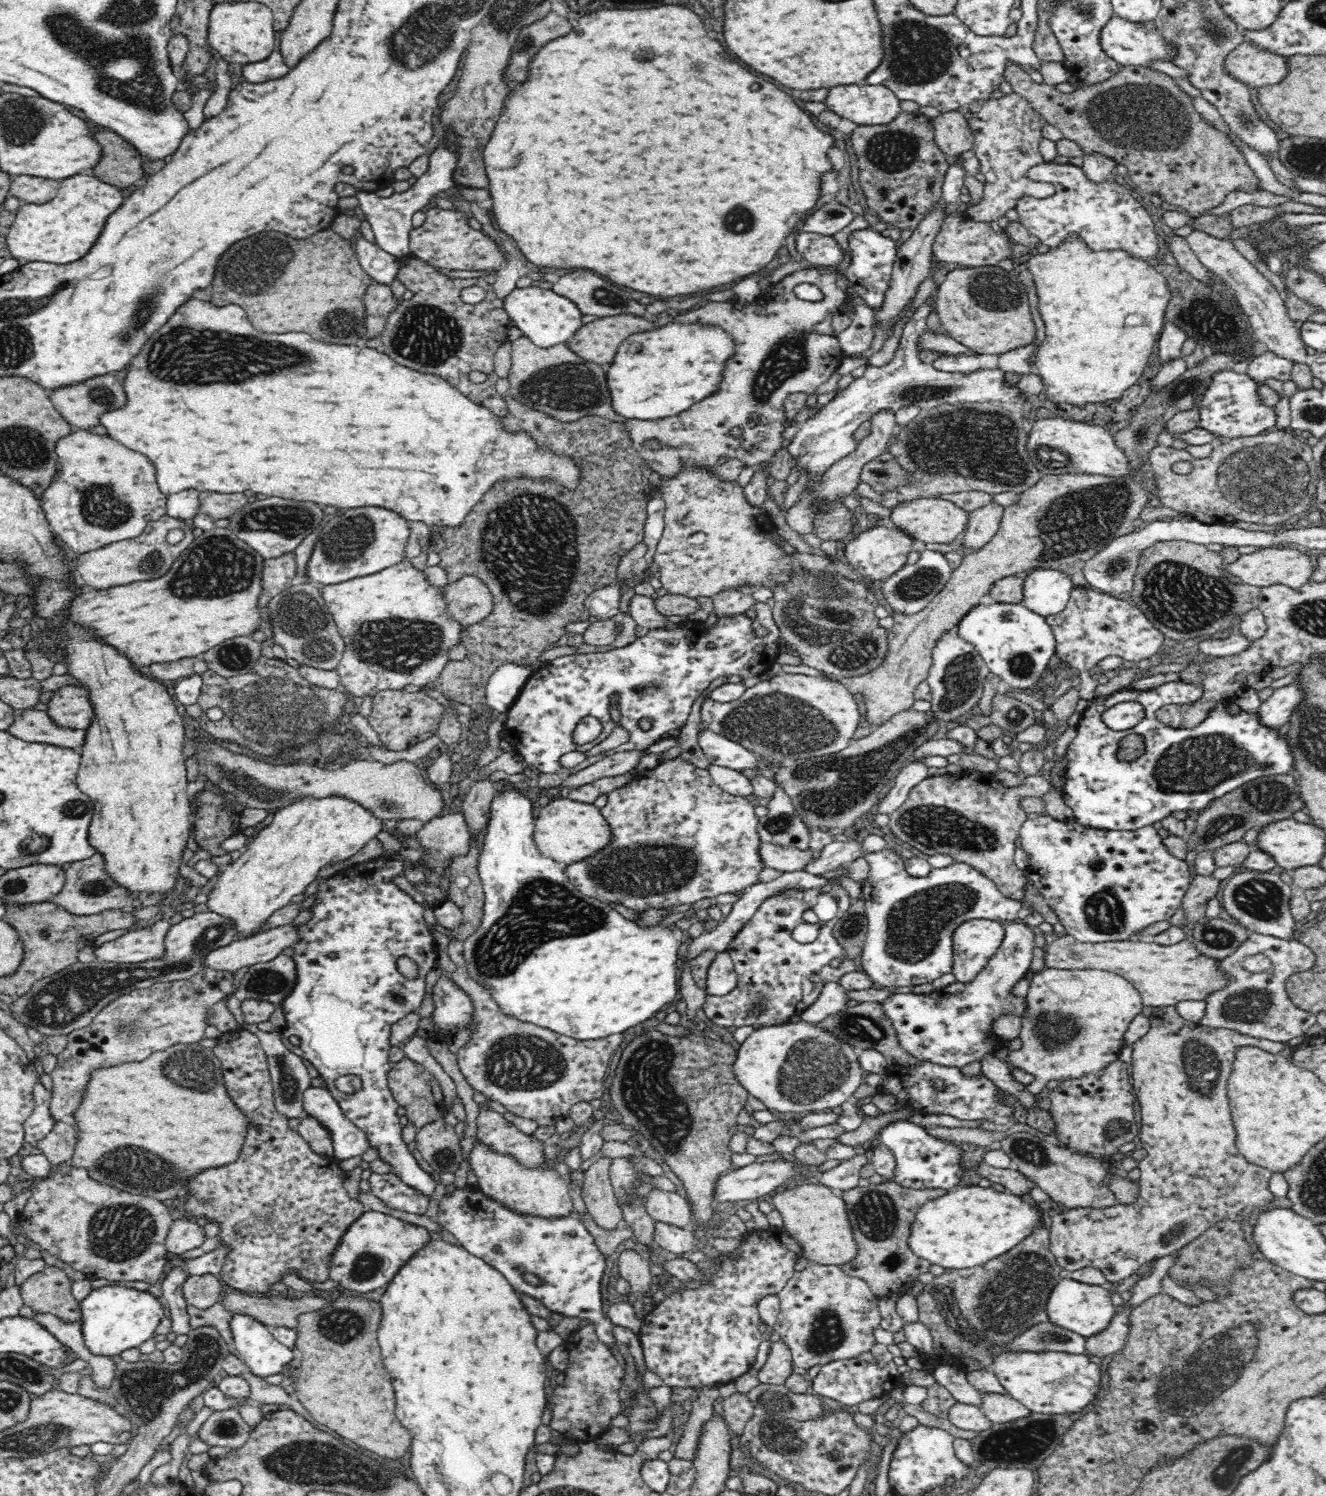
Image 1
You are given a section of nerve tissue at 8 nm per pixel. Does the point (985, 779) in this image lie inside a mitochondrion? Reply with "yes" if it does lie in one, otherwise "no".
no

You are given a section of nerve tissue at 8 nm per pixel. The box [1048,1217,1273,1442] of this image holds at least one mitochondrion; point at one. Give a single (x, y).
(1195, 1372)

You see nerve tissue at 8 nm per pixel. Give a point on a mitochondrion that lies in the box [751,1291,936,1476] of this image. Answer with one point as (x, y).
(827, 1333)

